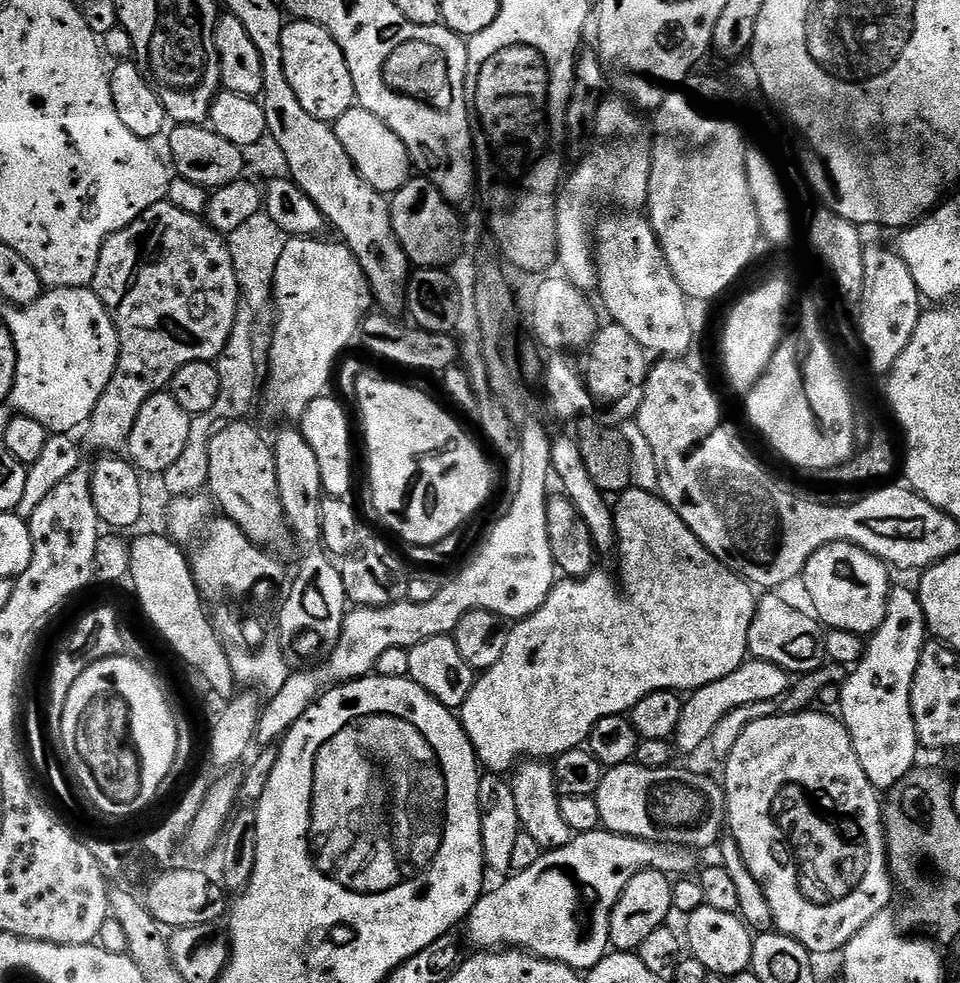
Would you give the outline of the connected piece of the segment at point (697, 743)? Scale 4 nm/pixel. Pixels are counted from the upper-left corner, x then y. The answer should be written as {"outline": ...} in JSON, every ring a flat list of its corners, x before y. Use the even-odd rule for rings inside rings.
{"outline":[[755,658,745,659,726,678,718,678,718,682,710,682,697,688,682,703,682,714,678,718,678,726,674,737,674,748,677,753,696,752,711,741,714,730,726,714,738,710,742,706,755,704,771,704,788,695,788,689,794,683,793,677,782,666,774,666,774,662,766,662]]}

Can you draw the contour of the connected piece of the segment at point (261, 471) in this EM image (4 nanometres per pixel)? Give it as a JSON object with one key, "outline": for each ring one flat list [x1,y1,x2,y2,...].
{"outline":[[247,419,236,420,216,428,209,443,209,478,206,488,208,492,212,491,211,499,214,504,216,499,217,506,224,511,221,513,227,519,233,520,242,530,242,534,246,534,246,538,250,538,265,550,276,550,279,544,290,540,290,529,284,518,284,507,280,505,278,498,278,476,274,466,272,444,264,441,263,434,248,423]]}

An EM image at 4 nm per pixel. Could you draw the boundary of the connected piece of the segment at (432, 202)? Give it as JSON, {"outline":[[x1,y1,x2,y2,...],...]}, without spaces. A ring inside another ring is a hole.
{"outline":[[409,178,391,197,392,229,396,232,396,240,407,254,409,261,416,268,444,268,452,266,460,247,464,244,464,232,460,229,460,220,457,209,448,203,447,198,435,188,429,180,423,178]]}

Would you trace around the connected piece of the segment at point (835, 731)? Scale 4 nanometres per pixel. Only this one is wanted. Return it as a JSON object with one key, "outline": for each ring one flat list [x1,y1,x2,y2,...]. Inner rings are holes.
{"outline":[[816,711,784,712,750,722,750,726,742,730,734,750,730,750,730,754,723,761,722,787,726,805,726,824,730,829,731,839,735,840,742,852,748,852,747,860,752,860,750,868,756,868,756,872,772,872,772,900,776,900,776,904,784,904,784,900,788,900,788,904,796,904,796,908,776,908,775,914,772,915,773,925,778,926,779,931,784,935,793,936,803,948,820,957,828,956,831,952,839,953,848,945,850,938,854,938,854,934,858,934,858,930,862,930,862,926,866,926,866,922,874,918,874,914,883,912,889,907,888,903,892,900,892,888,894,892,894,881,888,866,888,851,884,845,881,793,870,782,870,778,866,778,866,770,862,770,862,762,858,762,858,754,854,754,852,739,844,721,835,715,827,716,824,712],[792,856,836,856,836,908,808,908,808,900,800,900,800,892,796,892,796,900,792,900,792,888,796,888,796,884,792,884,792,880,796,880,796,872,792,872]]}

